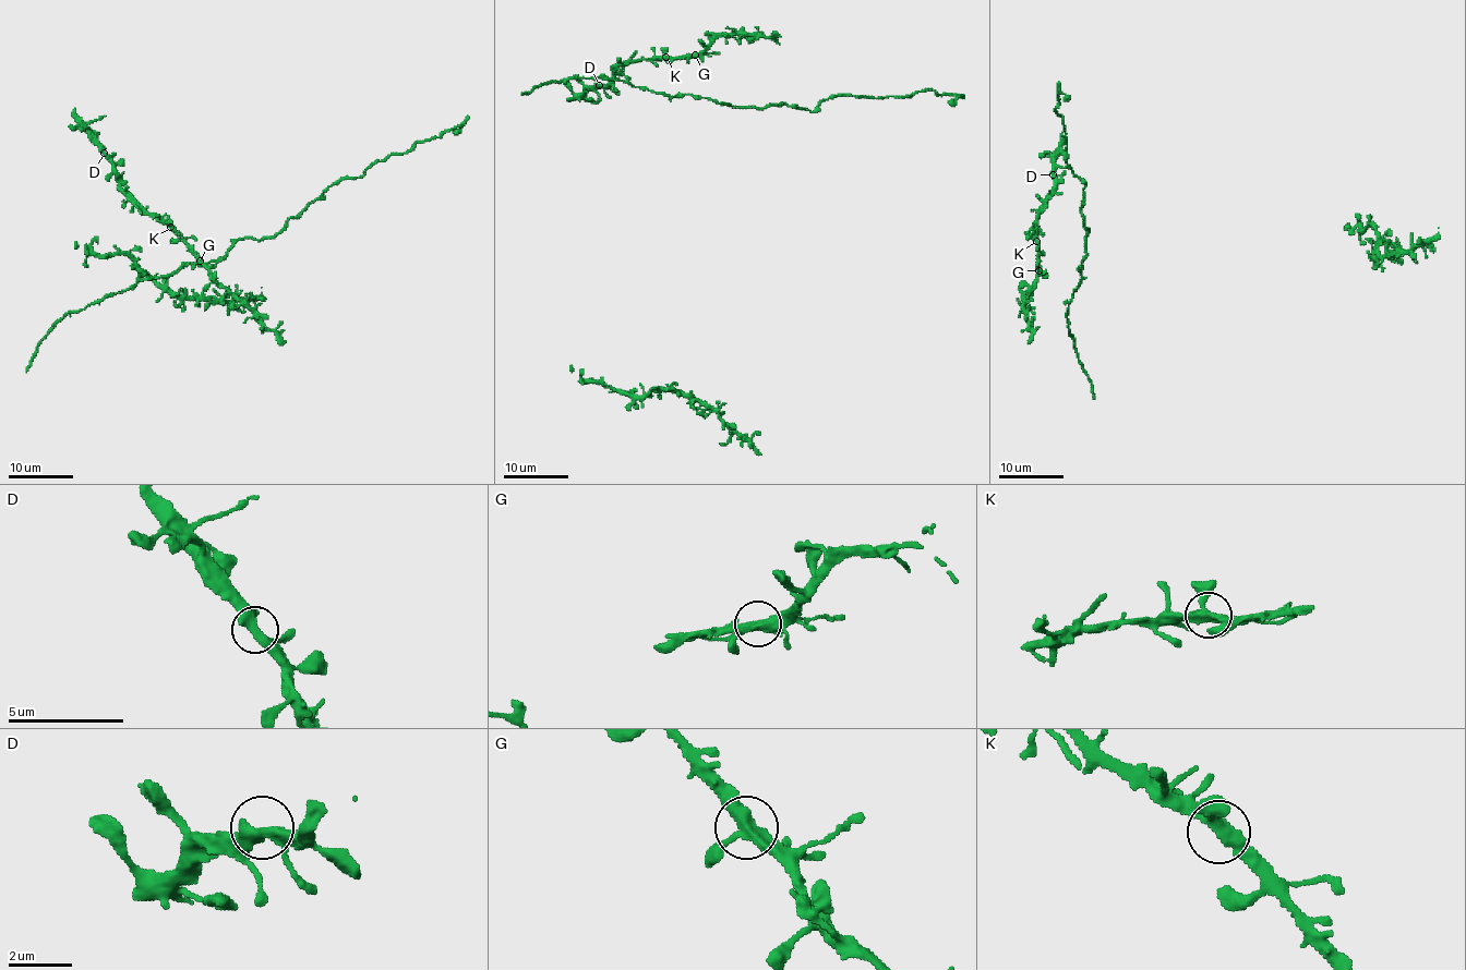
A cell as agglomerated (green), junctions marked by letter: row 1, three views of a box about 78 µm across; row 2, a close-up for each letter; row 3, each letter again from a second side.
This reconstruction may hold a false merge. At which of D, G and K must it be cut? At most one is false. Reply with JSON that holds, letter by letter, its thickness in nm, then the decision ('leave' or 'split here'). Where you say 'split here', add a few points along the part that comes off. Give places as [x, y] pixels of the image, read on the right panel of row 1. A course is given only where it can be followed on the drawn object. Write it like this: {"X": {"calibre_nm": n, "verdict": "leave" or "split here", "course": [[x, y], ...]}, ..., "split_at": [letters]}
{"D": {"calibre_nm": 360, "verdict": "leave"}, "G": {"calibre_nm": 360, "verdict": "leave"}, "K": {"calibre_nm": 340, "verdict": "leave"}, "split_at": []}

